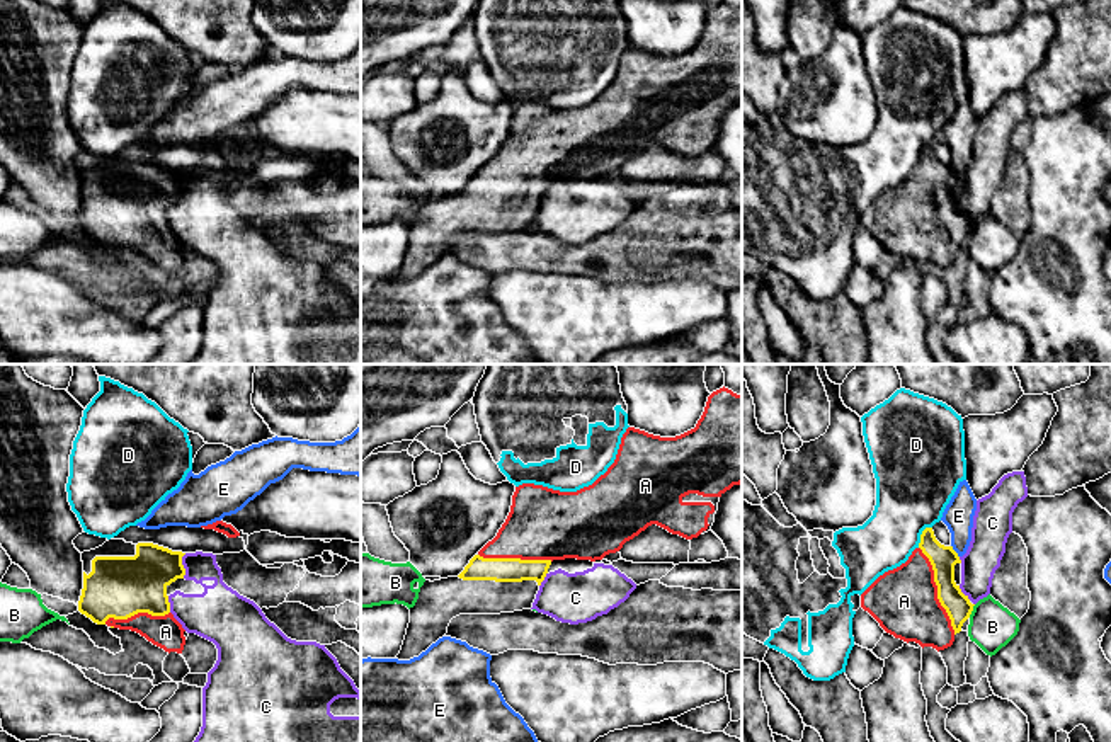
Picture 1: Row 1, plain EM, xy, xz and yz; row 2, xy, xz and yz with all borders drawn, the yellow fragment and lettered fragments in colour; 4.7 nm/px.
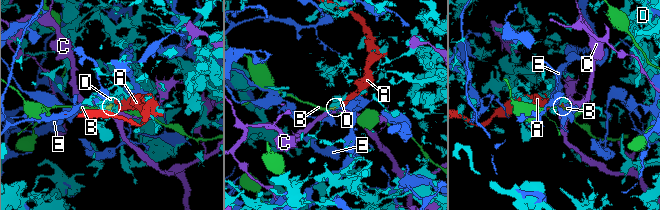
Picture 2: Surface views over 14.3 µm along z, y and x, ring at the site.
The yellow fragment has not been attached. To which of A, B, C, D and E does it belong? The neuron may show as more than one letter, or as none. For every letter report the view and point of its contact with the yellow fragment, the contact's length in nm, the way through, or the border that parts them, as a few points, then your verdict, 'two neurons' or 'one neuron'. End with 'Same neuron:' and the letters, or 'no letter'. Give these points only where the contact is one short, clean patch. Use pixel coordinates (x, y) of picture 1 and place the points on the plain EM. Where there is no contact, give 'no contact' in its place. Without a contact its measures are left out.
A: yz (938, 210) | 440 nm | one neuron
B: yz (972, 228) | 70 nm | along yz (975, 223), (968, 235) | two neurons
C: xy (182, 184) | 120 nm | along xy (186, 172), (182, 176), (182, 196) | two neurons
D: yz (921, 154) | 120 nm | along yz (931, 145), (922, 150), (917, 165) | two neurons
E: yz (955, 171) | 70 nm | along yz (951, 164), (958, 176) | two neurons
Same neuron: A

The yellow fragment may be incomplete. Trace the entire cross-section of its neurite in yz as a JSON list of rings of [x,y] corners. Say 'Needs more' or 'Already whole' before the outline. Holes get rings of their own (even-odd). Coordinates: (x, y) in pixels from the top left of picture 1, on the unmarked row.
Needs more. [[[926,146],[909,179],[861,213],[861,226],[895,257],[939,271],[953,264],[975,225],[960,203],[958,172]]]

